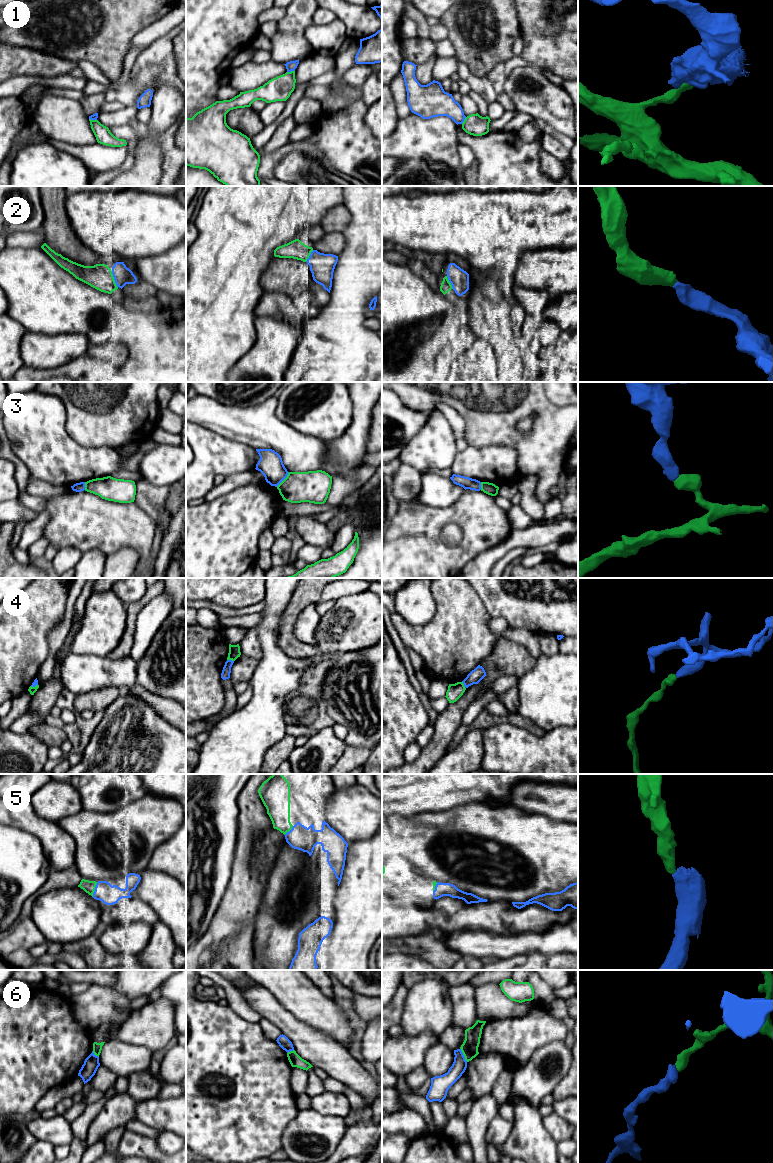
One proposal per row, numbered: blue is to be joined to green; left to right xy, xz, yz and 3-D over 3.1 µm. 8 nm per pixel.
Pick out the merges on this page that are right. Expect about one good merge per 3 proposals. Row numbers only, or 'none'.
2, 5

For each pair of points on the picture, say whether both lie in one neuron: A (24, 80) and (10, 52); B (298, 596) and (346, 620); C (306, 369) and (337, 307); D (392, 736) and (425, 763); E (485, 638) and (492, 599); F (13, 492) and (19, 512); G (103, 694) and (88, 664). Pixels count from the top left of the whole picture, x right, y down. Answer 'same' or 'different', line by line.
A: different
B: different
C: same
D: different
E: different
F: different
G: different

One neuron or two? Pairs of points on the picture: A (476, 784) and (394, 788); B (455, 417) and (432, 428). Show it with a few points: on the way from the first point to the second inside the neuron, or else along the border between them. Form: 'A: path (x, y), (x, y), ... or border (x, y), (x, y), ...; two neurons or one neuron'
A: path (456, 784), (414, 784); one neuron
B: border (435, 407), (447, 420), (456, 443); two neurons

